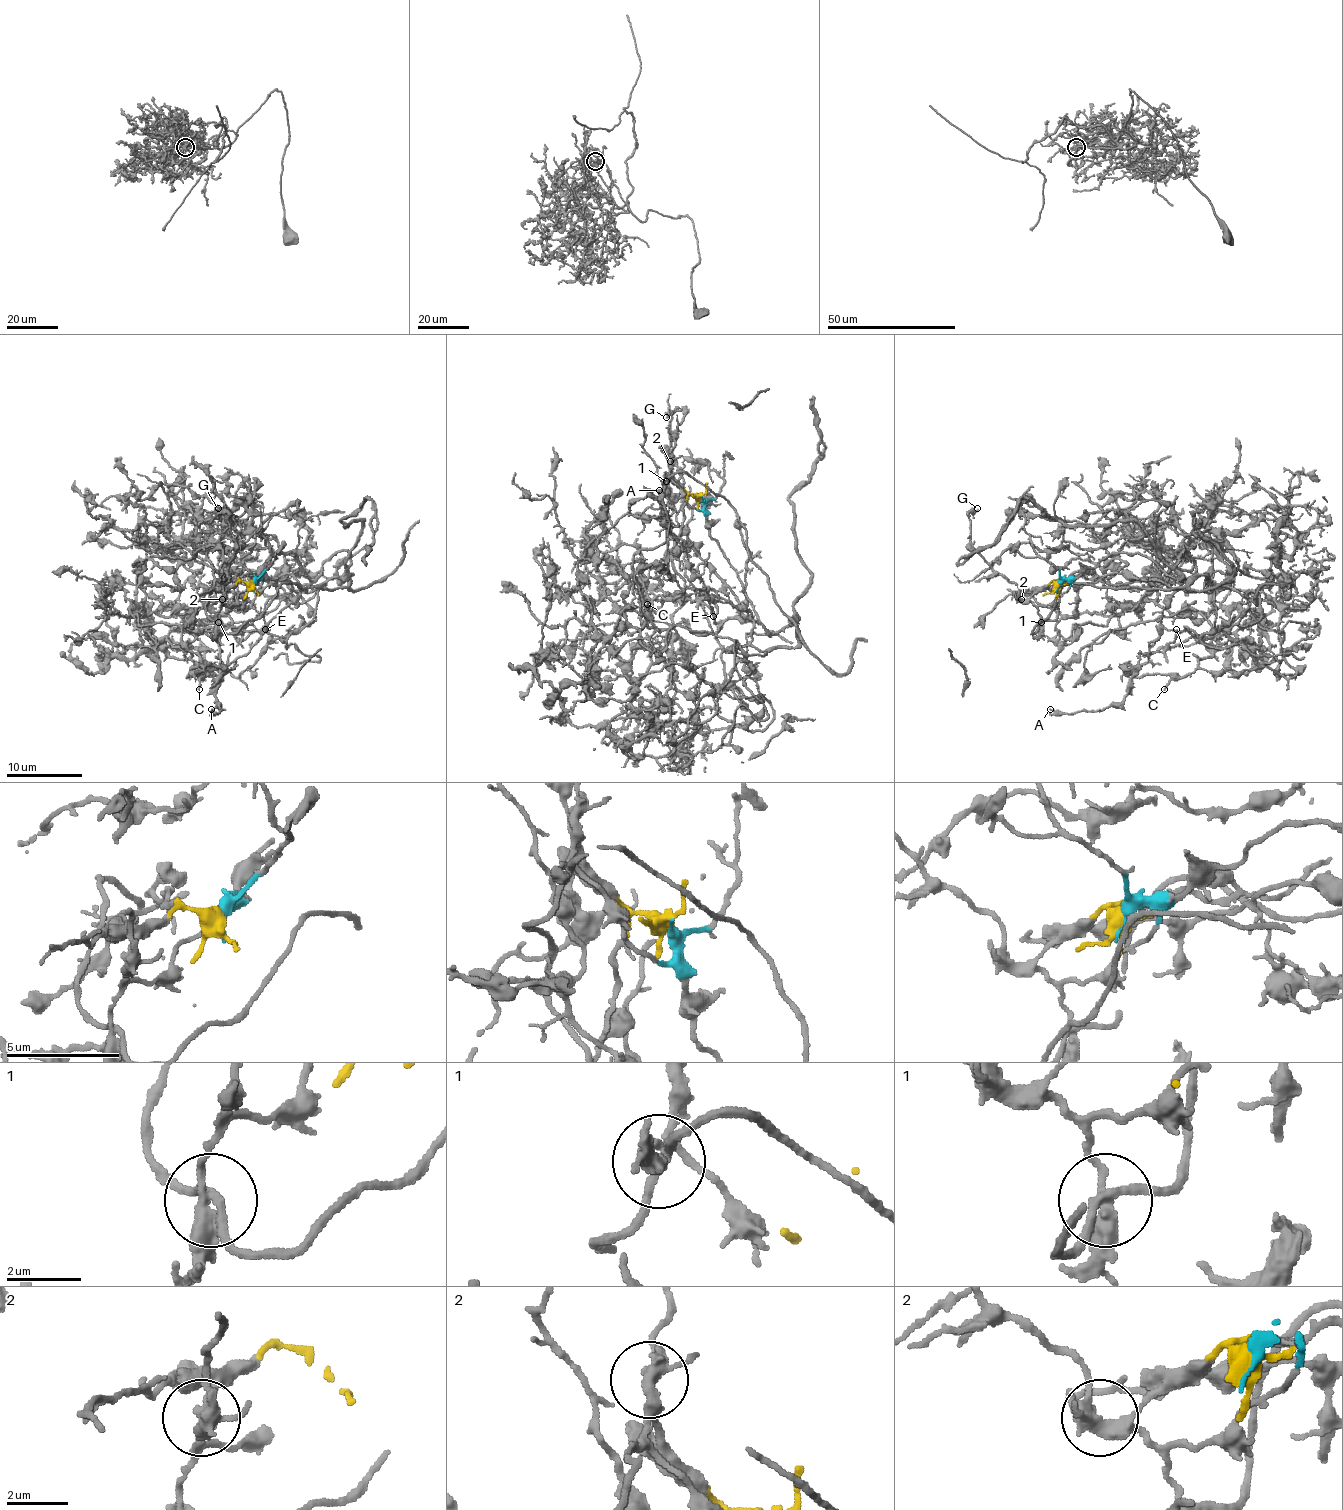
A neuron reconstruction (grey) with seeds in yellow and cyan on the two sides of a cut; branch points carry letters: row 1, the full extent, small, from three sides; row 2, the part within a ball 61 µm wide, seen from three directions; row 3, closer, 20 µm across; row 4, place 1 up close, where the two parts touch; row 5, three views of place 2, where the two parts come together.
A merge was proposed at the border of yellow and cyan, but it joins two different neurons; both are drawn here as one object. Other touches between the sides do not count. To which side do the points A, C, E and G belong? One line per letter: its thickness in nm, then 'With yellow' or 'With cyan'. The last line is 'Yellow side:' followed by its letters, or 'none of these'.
A: Thickness 180 nm. With cyan
C: Thickness 170 nm. With yellow
E: Thickness 160 nm. With cyan
G: Thickness 190 nm. With cyan
Yellow side: C

